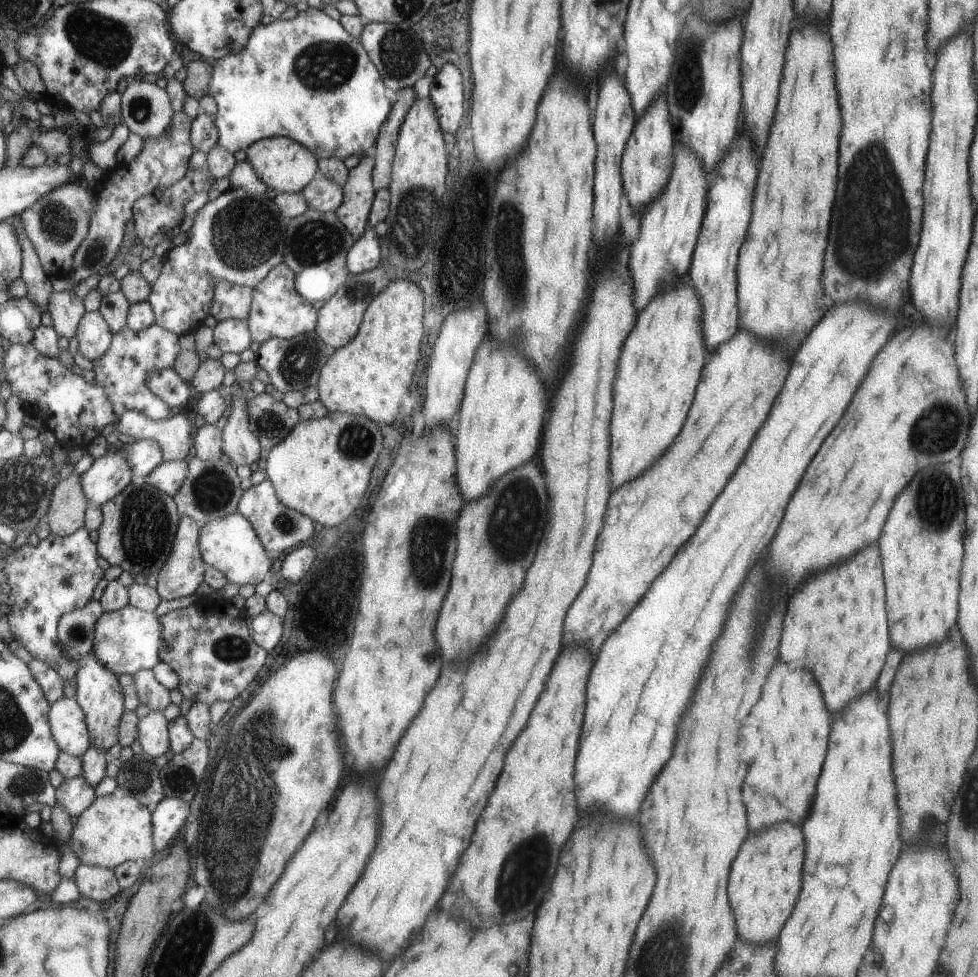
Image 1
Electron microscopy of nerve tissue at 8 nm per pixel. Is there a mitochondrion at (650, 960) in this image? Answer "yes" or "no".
yes

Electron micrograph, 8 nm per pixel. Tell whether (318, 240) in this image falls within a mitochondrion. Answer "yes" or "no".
yes

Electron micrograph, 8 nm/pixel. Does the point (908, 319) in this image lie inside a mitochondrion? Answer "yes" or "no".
no

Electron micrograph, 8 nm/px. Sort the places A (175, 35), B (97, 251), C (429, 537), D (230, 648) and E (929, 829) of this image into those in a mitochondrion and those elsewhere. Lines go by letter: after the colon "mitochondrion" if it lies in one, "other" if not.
A: other
B: mitochondrion
C: mitochondrion
D: mitochondrion
E: mitochondrion

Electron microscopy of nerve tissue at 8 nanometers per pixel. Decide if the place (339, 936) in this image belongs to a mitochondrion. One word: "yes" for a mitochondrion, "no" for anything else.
no

